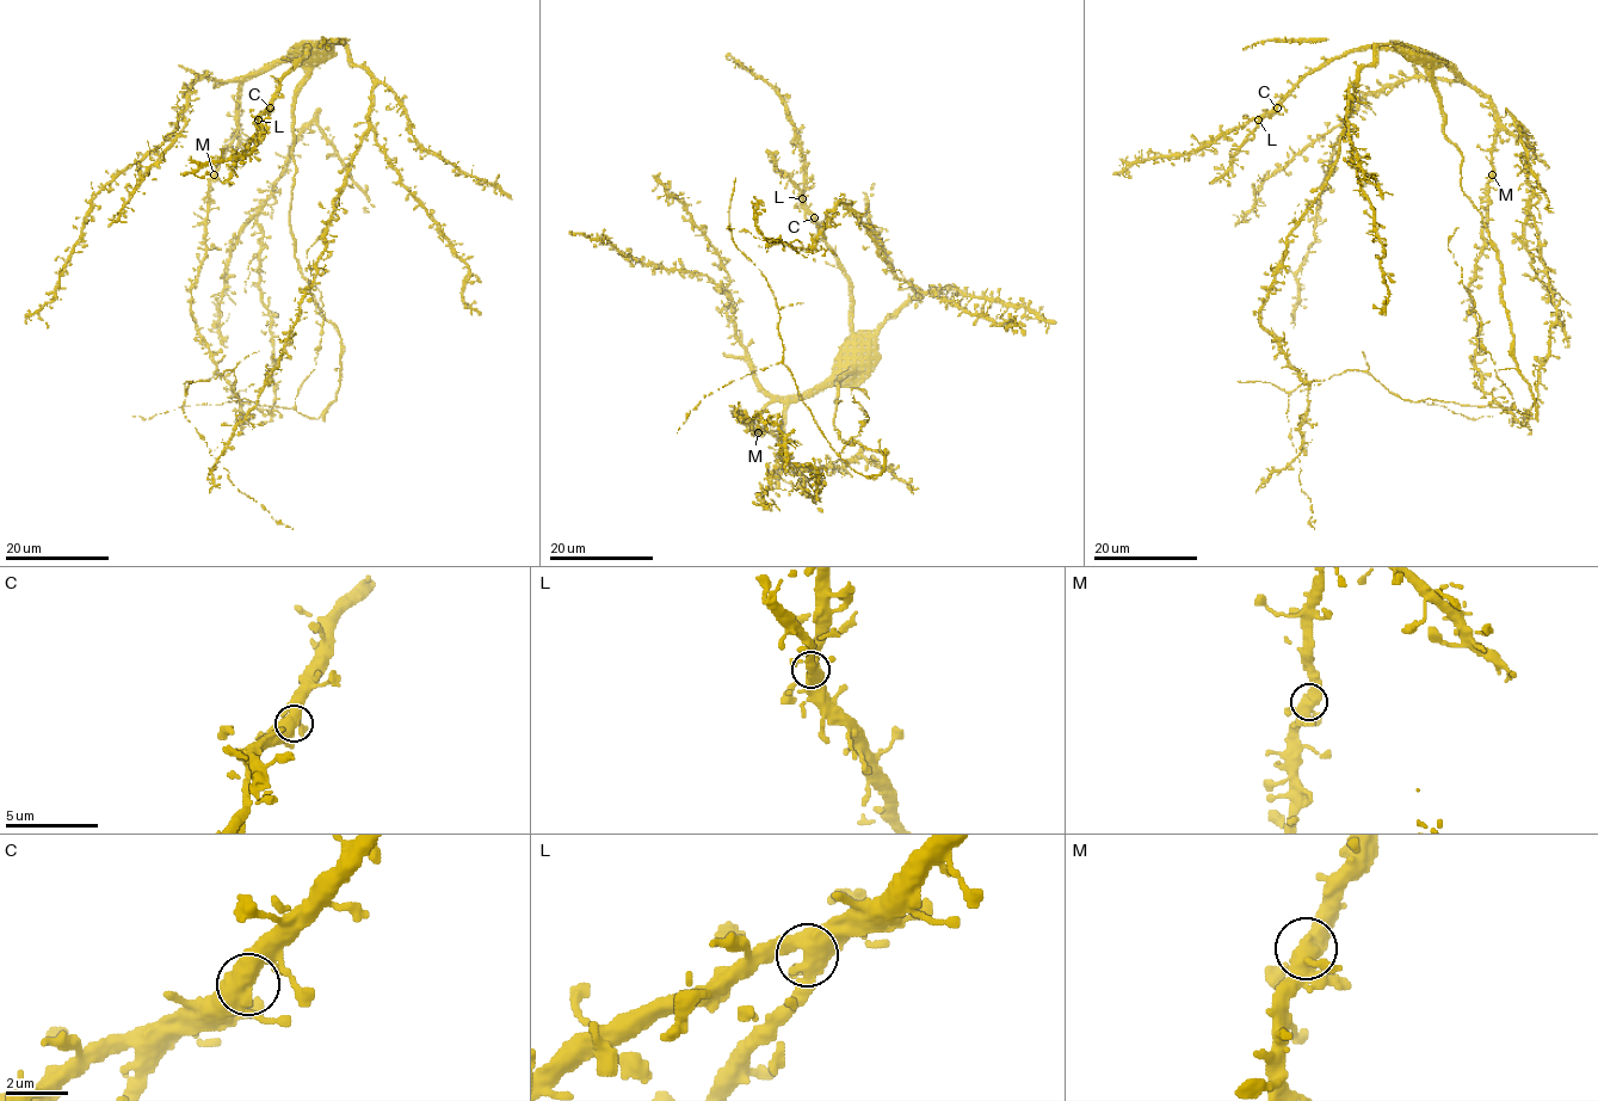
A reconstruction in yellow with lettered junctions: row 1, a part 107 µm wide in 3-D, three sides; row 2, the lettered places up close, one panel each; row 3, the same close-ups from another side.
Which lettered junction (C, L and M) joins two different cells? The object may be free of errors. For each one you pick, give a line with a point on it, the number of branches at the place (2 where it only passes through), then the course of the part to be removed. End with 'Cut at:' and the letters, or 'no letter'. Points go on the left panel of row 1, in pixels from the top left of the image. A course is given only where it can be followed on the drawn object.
Cut at: no letter

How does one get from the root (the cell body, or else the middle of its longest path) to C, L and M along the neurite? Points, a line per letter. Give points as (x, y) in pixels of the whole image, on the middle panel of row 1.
C: (781, 425), (785, 408), (810, 395), (833, 373), (851, 338), (851, 284), (814, 217)
L: (781, 425), (785, 408), (810, 395), (833, 373), (851, 338), (851, 284), (818, 219), (802, 198)
M: (781, 425), (781, 438), (758, 432)

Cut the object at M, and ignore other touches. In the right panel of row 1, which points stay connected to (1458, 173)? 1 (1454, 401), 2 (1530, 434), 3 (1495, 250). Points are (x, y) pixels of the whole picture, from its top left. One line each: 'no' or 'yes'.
1: yes
2: no
3: yes

